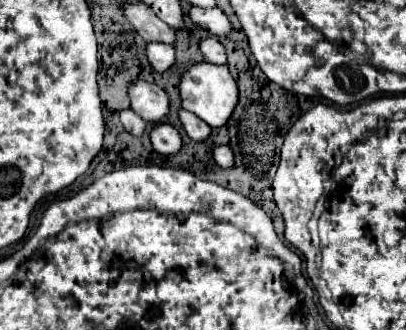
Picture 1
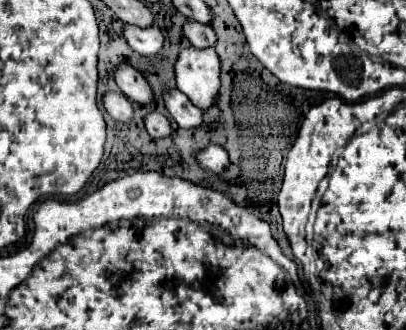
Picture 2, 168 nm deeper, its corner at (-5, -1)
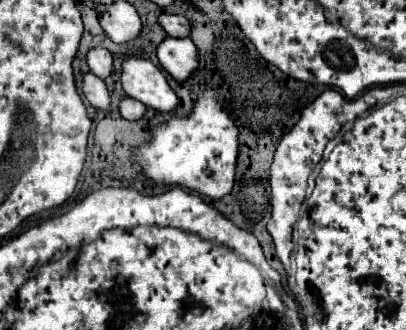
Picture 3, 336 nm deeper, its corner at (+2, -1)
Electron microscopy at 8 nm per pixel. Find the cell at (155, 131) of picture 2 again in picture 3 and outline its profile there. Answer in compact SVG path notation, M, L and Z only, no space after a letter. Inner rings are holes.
M130 96L122 98L118 108L120 108L122 118L126 118L126 120L140 120L142 114L146 112L146 106L142 102L138 102L138 100L132 100Z

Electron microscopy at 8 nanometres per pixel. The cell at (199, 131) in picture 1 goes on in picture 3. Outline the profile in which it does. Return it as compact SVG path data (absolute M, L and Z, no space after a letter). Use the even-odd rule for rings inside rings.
M126 58L122 62L120 82L130 98L136 98L158 112L172 112L178 104L166 76L150 60Z

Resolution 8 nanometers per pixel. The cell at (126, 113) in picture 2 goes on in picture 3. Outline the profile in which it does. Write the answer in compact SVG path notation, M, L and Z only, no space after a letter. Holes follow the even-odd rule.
M84 74L82 78L82 92L86 100L96 108L96 110L108 110L110 108L110 94L102 78L94 74Z

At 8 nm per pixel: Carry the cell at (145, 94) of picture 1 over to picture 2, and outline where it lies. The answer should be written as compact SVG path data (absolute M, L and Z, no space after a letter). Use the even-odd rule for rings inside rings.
M129 64L119 66L119 68L115 70L115 82L117 82L117 86L121 88L121 92L123 92L127 98L131 98L131 100L135 100L135 102L139 102L139 104L143 104L143 106L153 102L153 90L151 90L149 82L147 82L145 76L143 76L139 70L135 70L133 66L129 66Z

